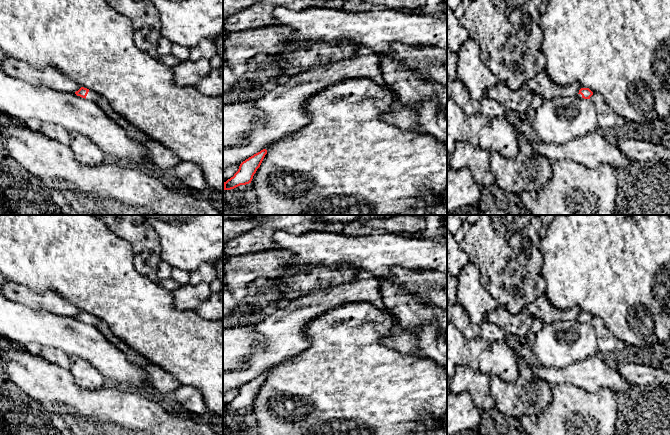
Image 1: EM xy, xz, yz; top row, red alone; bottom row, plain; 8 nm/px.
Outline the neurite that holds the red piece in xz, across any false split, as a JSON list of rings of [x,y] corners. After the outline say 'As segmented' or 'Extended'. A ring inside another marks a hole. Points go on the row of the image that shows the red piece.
[[[263,149],[243,161],[234,176],[224,182],[224,190],[231,190],[240,185],[246,185],[251,183],[254,174],[260,167],[266,154],[267,150]]]. As segmented

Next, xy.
[[[81,87],[78,91],[75,92],[77,96],[85,98],[89,101],[95,102],[96,100],[100,99],[100,95],[94,91],[91,91],[87,88]]]. Extended

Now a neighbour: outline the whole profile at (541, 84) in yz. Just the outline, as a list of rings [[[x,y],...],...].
[[[539,72],[534,78],[528,81],[526,88],[533,94],[540,95],[545,101],[553,100],[558,97],[577,96],[581,85],[574,82],[569,85],[560,86],[552,82],[545,72]]]

